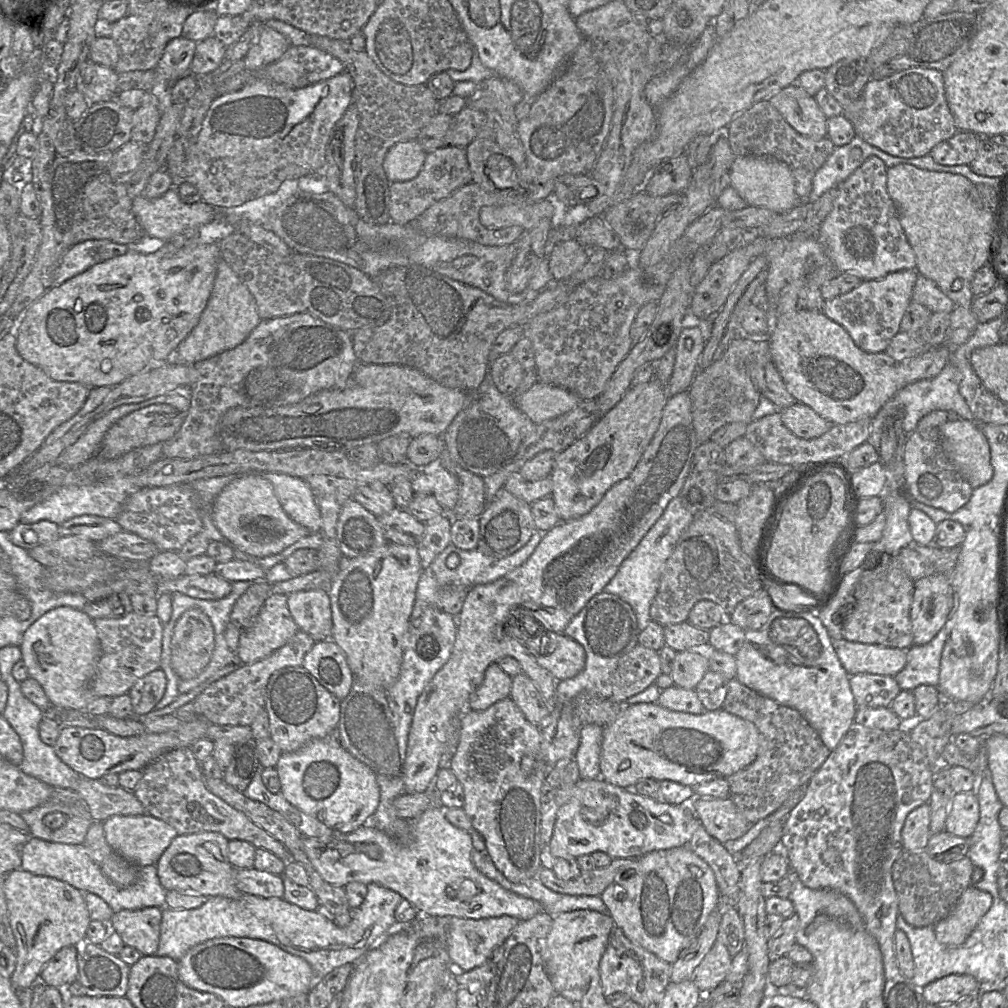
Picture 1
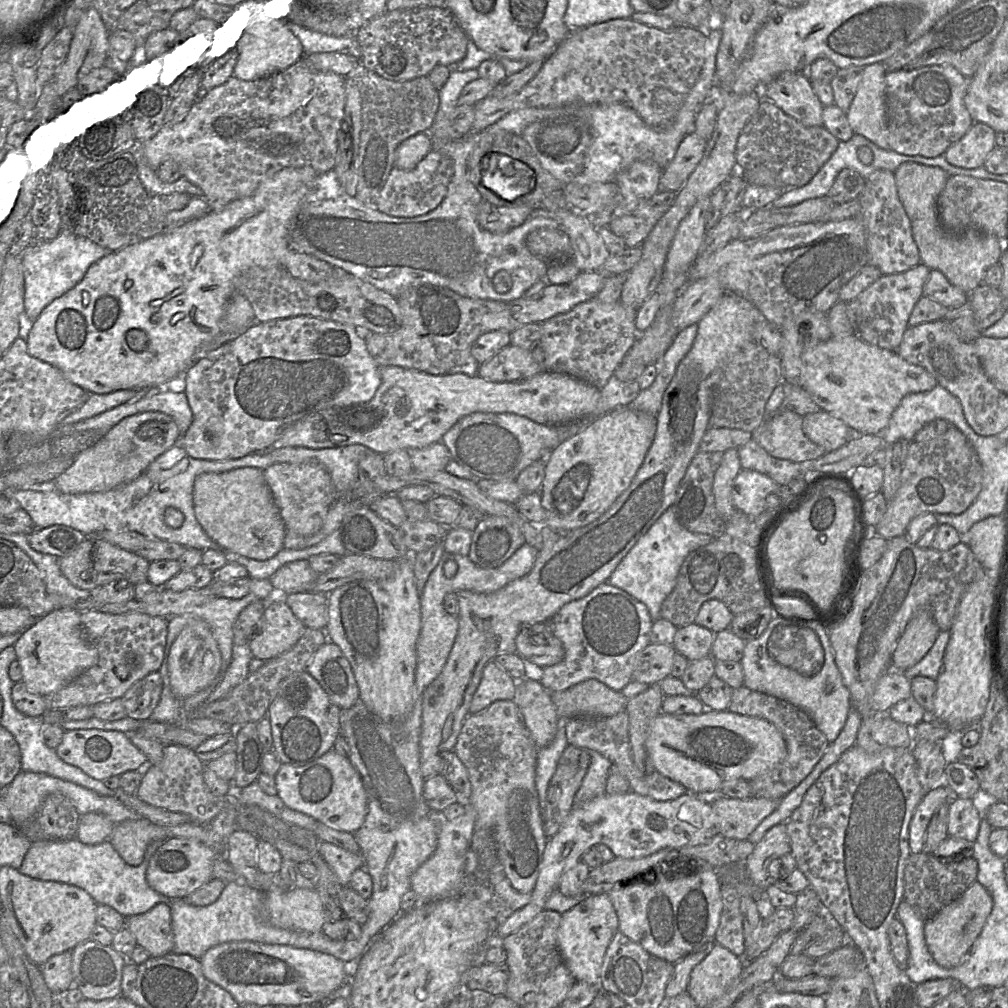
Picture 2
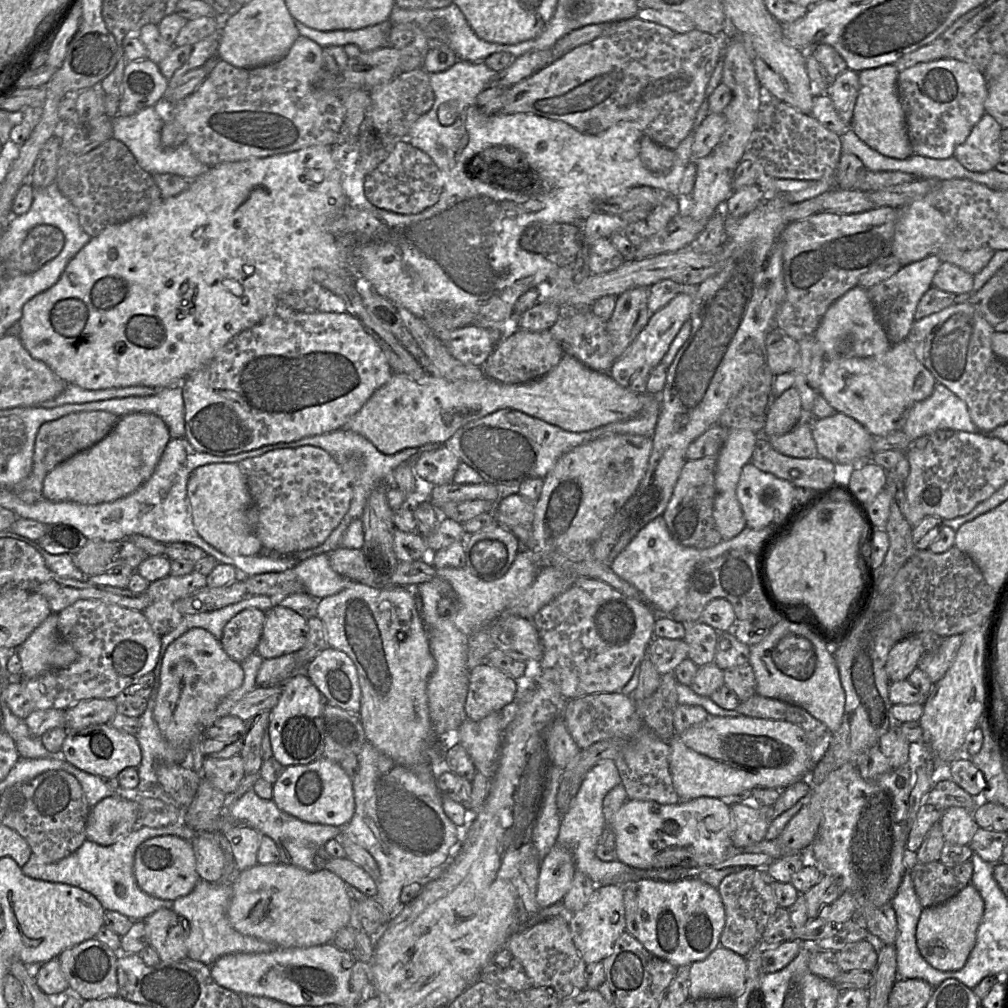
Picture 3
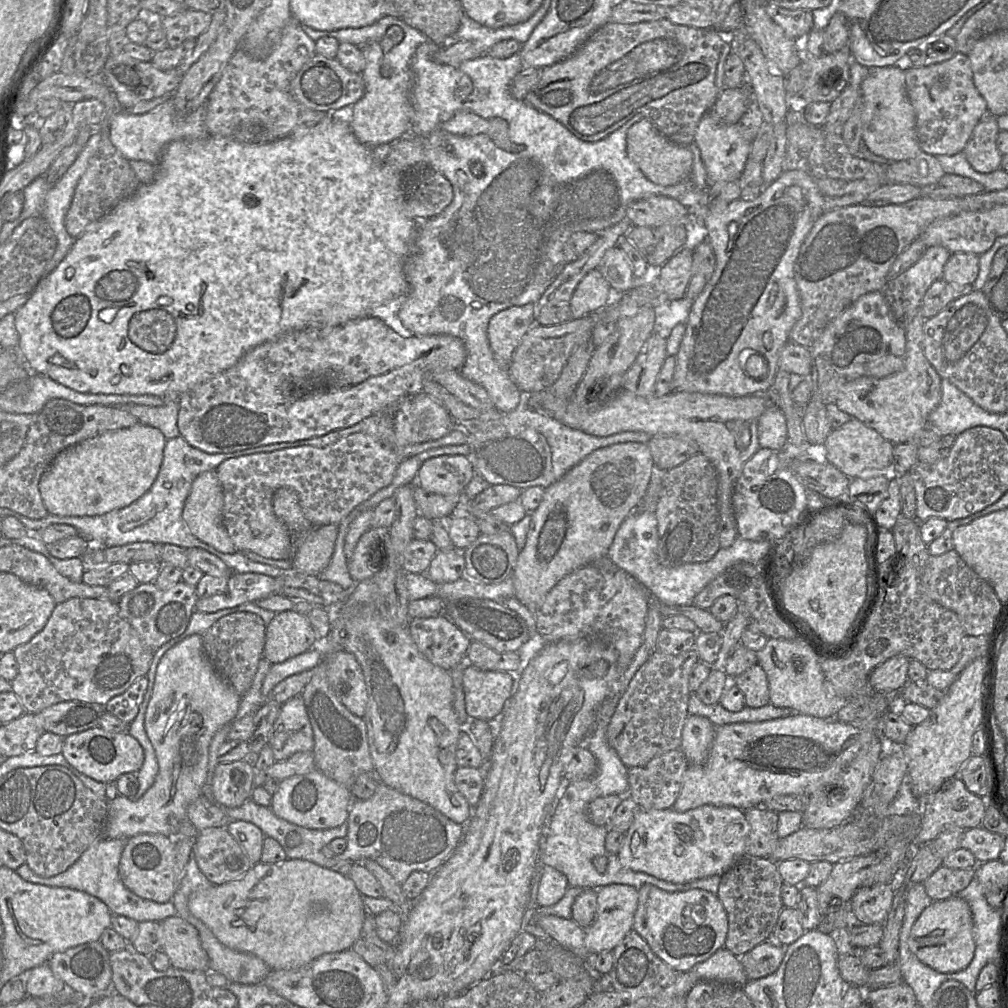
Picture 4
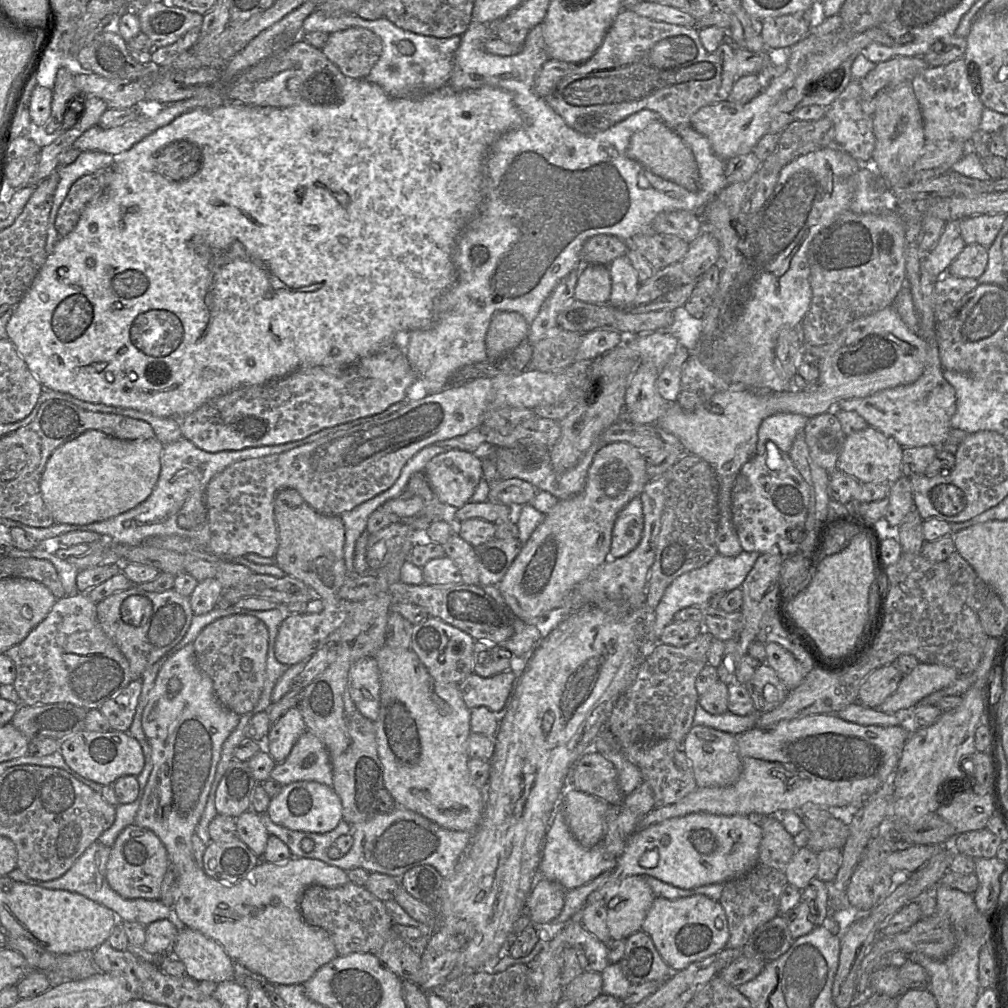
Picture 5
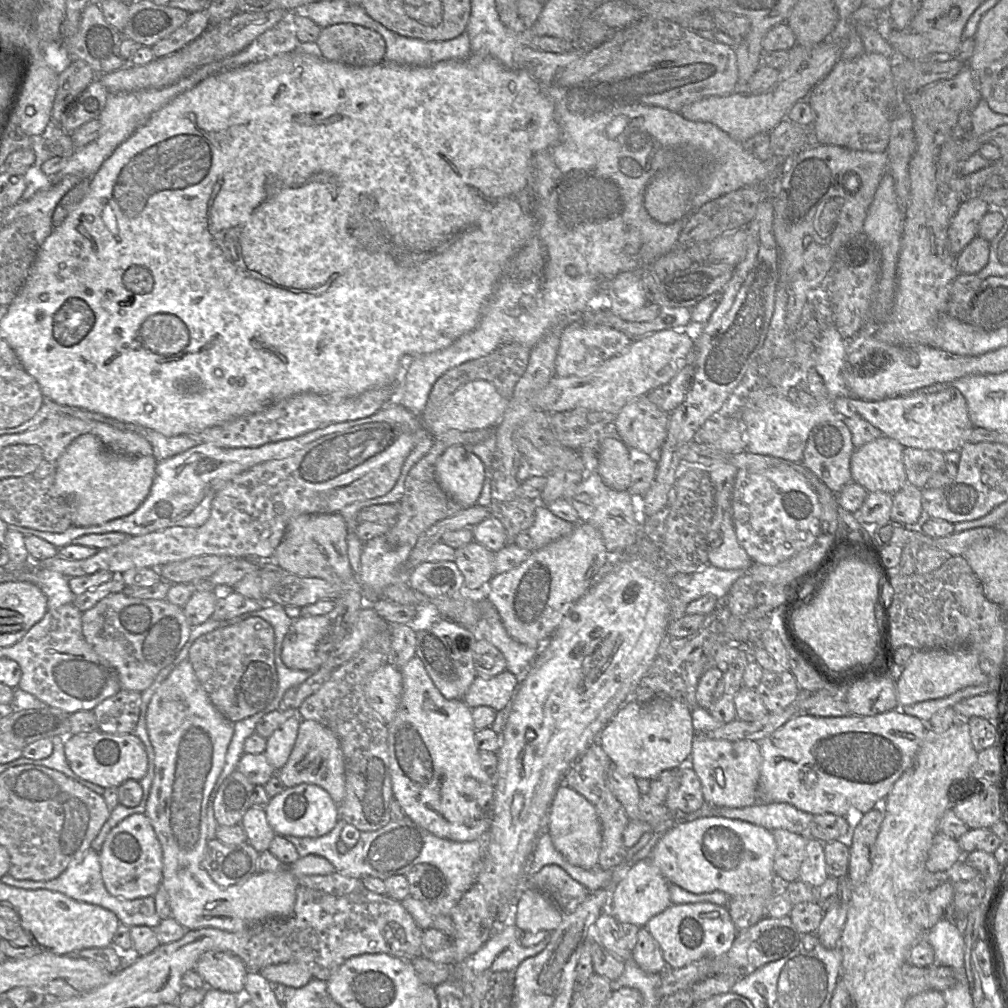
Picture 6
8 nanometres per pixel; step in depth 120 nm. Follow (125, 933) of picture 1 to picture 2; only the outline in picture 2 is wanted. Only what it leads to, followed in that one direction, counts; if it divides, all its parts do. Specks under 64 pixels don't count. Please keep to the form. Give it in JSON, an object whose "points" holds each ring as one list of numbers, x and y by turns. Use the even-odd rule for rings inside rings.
{"points":[[160,903,146,913,129,917,125,927,135,936,138,946,145,948,151,957,173,953,175,941,169,905]]}

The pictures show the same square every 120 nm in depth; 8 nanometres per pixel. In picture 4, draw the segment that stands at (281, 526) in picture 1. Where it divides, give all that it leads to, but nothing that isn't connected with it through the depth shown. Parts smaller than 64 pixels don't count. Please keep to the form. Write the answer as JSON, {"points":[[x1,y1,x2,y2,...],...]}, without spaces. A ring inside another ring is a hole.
{"points":[[216,470,199,474,193,481,189,495,185,501,182,518,190,532,204,543,216,550,232,554,237,552,223,524,223,491]]}

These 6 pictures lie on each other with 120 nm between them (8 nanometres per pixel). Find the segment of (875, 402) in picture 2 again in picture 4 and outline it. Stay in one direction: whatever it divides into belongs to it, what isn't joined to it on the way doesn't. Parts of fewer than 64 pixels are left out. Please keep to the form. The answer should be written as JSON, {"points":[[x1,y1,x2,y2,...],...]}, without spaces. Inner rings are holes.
{"points":[[918,312,905,328,905,364,902,370,883,378,861,376,853,379,841,387,834,401,841,411,876,430,894,445,907,442,917,431,926,427,929,415,941,400,942,378,923,351,925,320]]}

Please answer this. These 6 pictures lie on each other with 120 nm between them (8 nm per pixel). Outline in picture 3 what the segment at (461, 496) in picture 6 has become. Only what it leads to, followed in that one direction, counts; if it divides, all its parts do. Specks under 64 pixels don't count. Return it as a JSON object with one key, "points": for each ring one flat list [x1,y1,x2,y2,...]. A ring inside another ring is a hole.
{"points":[[445,446,420,454,413,462,417,477,432,486,453,483,460,460]]}

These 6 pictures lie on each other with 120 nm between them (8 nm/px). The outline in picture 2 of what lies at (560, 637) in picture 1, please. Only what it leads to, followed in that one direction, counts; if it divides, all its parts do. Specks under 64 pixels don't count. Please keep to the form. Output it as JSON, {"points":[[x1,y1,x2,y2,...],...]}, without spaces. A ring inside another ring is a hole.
{"points":[[548,622,523,626,515,642,516,653,524,662,532,663,542,669,561,662,565,656,562,643,553,636],[535,634,543,635,546,643,536,643,533,639]]}

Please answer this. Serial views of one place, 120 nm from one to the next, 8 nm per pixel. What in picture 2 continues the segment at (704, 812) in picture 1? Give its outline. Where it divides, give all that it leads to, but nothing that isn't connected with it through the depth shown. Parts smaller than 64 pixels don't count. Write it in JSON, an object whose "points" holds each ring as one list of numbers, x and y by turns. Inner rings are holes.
{"points":[[727,797,717,798,711,803,715,816,715,832,728,839,748,840,761,822,776,810,778,803,779,800,755,797,744,800]]}

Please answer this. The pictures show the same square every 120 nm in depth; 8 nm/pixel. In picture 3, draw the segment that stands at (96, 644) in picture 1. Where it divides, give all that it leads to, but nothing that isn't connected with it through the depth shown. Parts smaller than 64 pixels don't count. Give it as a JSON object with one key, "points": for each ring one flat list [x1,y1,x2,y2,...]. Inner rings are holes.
{"points":[[51,613,16,649,24,679,36,678,43,673,65,668,79,655,58,631,58,613]]}

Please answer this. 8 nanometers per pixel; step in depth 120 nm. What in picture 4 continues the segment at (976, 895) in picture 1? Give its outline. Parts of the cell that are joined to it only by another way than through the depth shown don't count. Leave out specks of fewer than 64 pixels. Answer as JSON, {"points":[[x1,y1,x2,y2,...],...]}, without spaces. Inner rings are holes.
{"points":[[957,895,943,901,934,901,912,926,908,945,921,962,940,973,964,970,971,963,976,948,973,917,967,901]]}

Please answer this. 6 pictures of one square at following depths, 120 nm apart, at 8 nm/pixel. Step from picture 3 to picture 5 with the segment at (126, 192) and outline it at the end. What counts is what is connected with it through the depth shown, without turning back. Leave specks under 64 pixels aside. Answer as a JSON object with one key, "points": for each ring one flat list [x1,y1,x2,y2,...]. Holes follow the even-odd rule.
{"points":[[114,164,76,180,58,210,55,227,66,236,76,227,86,206,102,194,114,178]]}

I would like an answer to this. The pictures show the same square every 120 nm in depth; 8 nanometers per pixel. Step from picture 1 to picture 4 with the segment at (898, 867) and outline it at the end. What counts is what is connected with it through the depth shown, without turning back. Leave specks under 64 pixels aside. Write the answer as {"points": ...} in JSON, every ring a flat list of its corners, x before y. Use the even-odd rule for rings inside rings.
{"points":[[941,865,923,883,932,901,943,901,964,890,975,876,975,868,952,869]]}

